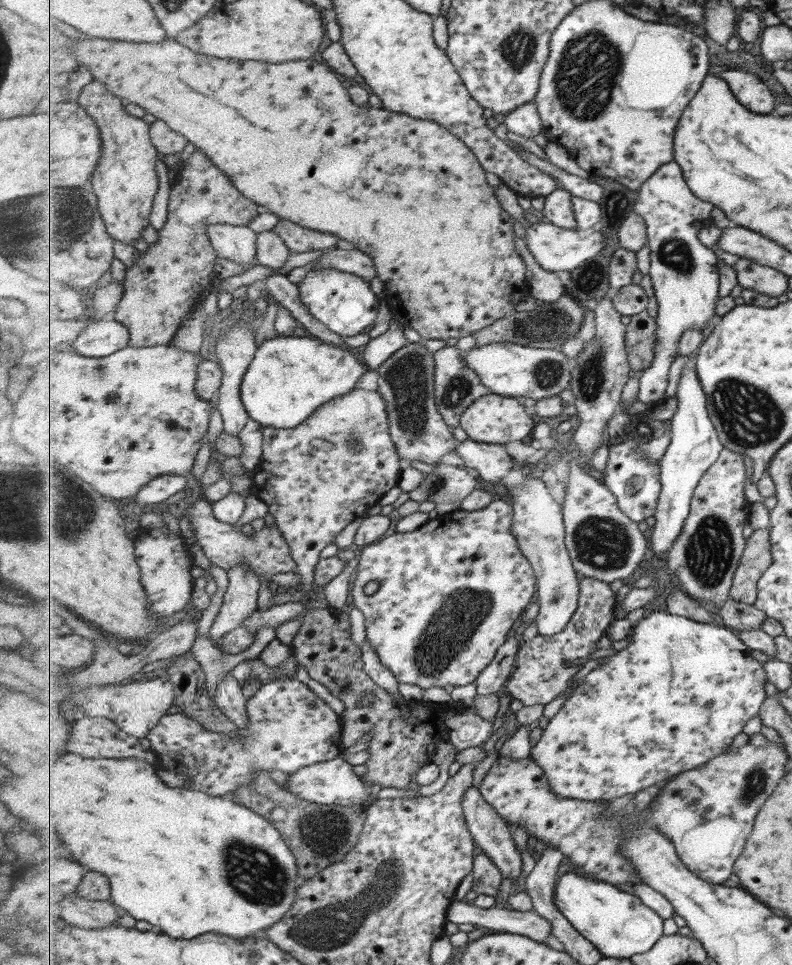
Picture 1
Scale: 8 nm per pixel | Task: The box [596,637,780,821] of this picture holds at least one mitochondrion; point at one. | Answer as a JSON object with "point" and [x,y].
{"point":[756,781]}

